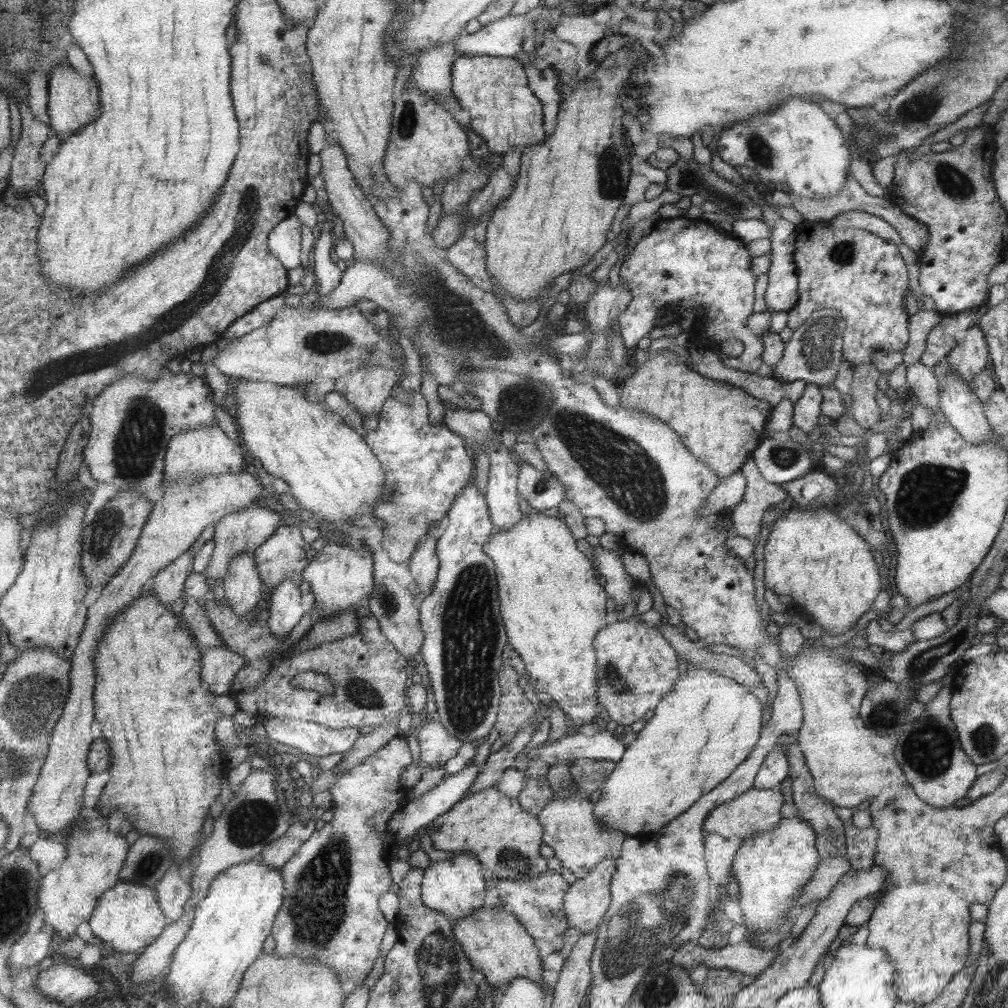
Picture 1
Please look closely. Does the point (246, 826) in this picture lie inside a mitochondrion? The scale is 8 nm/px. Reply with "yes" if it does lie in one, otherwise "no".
yes

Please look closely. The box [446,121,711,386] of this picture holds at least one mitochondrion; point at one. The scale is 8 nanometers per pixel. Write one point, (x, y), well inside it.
(610, 166)

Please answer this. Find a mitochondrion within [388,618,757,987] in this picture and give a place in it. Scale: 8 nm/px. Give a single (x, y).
(643, 929)

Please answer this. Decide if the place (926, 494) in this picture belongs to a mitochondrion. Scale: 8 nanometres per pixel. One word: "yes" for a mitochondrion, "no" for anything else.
yes

